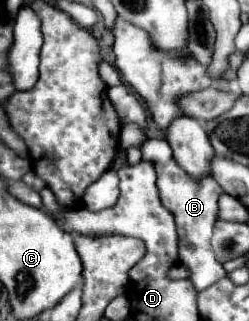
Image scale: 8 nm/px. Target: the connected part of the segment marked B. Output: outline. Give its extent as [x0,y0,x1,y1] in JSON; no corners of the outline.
[142,139,226,291]

